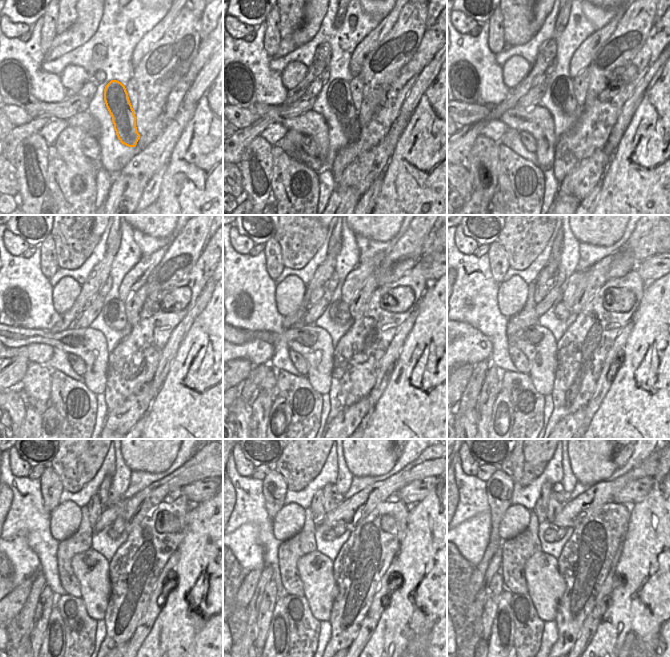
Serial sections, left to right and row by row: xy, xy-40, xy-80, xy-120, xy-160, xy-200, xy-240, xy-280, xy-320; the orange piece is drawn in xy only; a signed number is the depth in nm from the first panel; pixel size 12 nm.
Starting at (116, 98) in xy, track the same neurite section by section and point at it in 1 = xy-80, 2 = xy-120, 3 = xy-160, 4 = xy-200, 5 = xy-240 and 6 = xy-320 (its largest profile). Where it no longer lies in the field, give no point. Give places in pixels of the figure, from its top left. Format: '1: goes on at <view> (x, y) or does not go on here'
1: goes on at xy-80 (562, 92)
2: goes on at xy-120 (114, 315)
3: goes on at xy-160 (339, 312)
4: goes on at xy-200 (562, 312)
5: goes on at xy-240 (112, 534)
6: goes on at xy-320 (550, 534)

